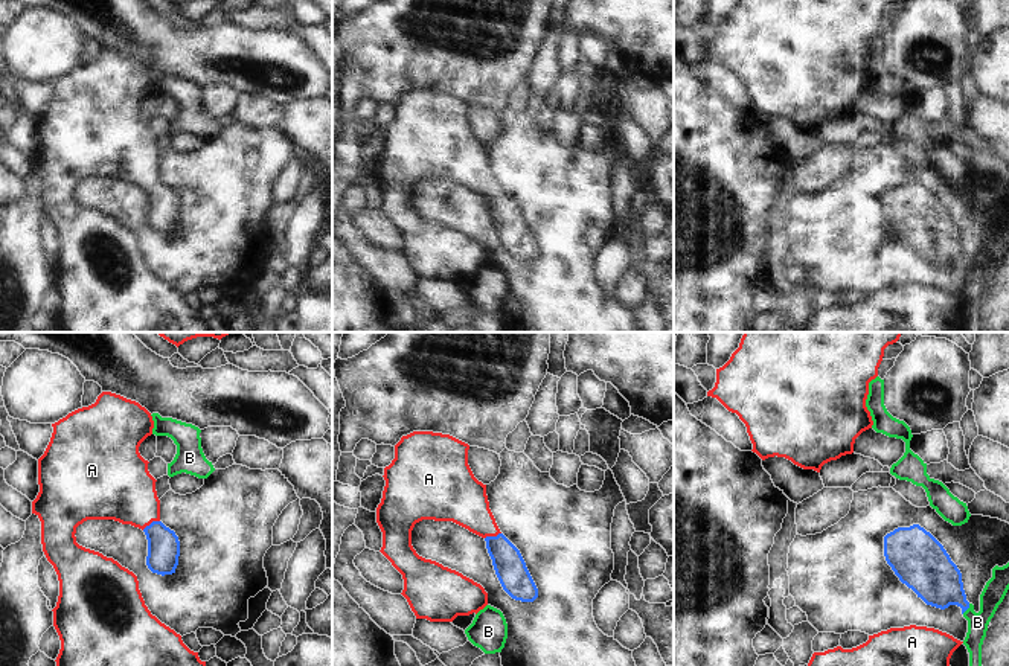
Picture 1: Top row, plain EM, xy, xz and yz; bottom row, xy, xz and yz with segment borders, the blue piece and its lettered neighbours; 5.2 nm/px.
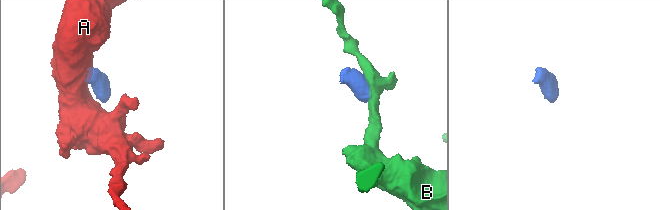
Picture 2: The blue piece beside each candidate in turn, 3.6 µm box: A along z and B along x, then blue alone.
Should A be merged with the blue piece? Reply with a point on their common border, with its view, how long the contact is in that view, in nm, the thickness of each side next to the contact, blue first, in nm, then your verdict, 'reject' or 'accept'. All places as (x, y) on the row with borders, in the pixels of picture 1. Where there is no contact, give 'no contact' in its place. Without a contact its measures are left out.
contact xy (150, 525); length 110 nm; calibres 180 and 340 nm; accept

